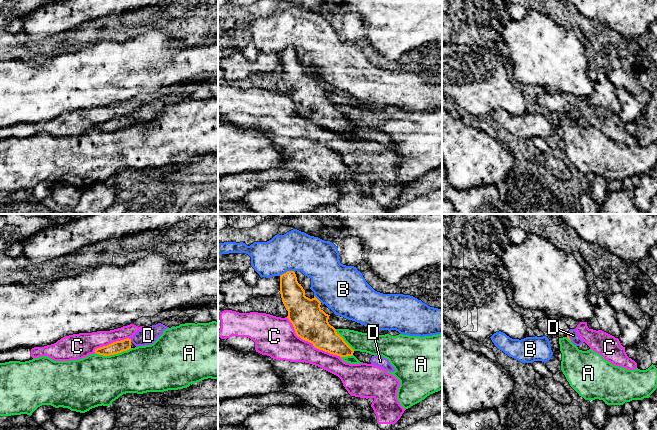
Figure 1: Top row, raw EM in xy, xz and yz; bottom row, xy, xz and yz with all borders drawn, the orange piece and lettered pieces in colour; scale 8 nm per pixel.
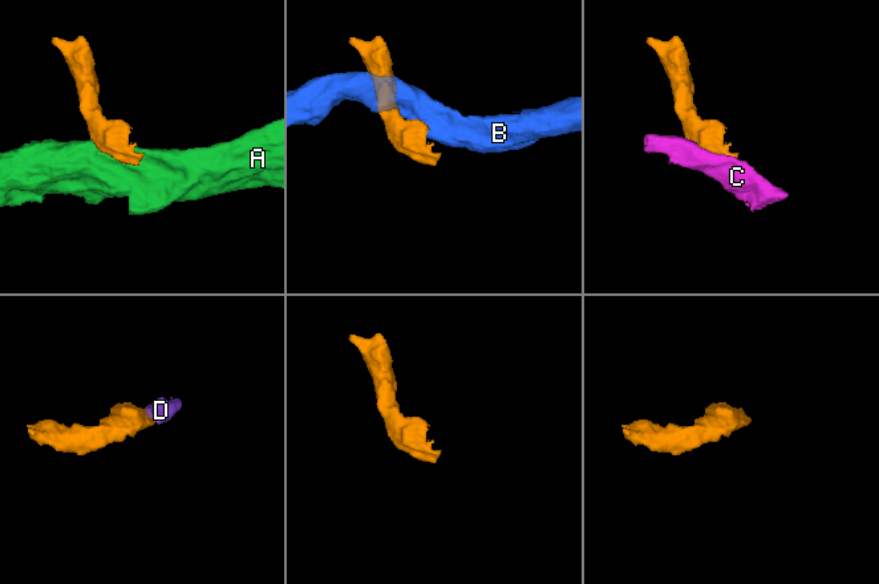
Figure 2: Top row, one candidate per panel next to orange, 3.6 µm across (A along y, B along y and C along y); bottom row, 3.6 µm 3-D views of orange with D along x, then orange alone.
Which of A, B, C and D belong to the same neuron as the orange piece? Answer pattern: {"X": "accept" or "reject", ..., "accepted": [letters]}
{"A": "reject", "B": "reject", "C": "reject", "D": "accept", "accepted": ["D"]}

